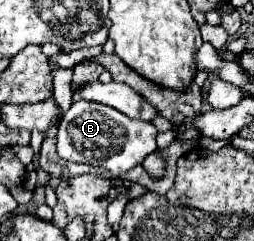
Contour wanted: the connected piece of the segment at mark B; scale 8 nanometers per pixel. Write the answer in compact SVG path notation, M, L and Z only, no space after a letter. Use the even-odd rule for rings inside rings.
M79 100L71 104L71 108L65 112L59 124L57 152L63 160L83 162L89 166L103 166L115 176L119 176L141 164L145 156L157 150L155 136L157 128L151 122L135 122L109 106Z

